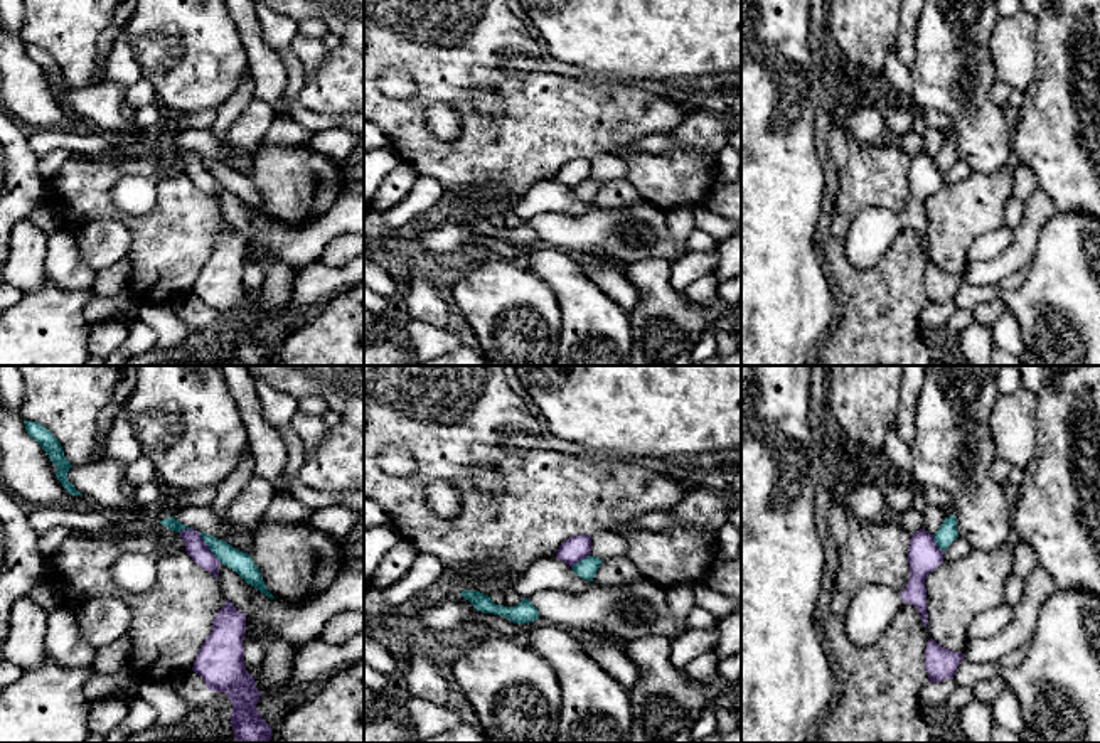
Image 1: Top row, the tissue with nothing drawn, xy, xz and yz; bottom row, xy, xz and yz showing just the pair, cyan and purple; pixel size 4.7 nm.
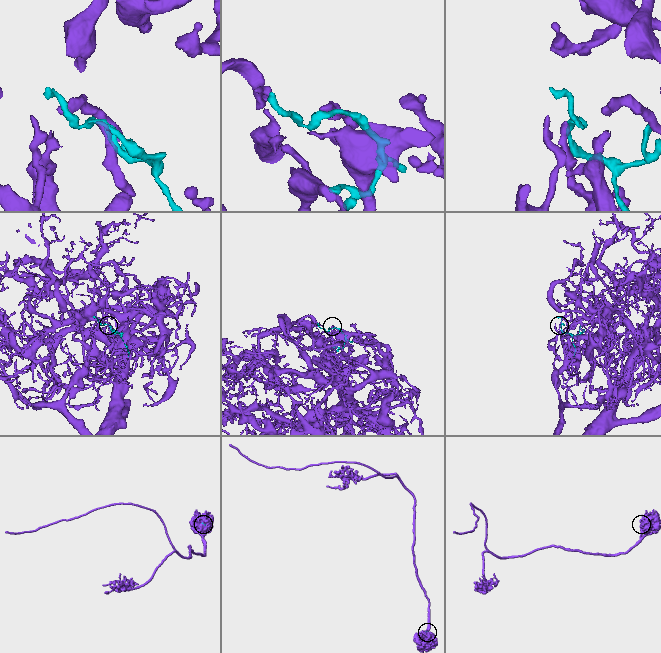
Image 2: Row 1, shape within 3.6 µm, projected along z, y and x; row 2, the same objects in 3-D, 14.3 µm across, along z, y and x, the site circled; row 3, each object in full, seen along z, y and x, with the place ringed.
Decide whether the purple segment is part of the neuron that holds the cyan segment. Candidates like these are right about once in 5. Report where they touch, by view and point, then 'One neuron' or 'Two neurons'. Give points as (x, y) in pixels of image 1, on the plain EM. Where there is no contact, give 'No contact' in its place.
Touches cyan at xy (209, 171). Two neurons

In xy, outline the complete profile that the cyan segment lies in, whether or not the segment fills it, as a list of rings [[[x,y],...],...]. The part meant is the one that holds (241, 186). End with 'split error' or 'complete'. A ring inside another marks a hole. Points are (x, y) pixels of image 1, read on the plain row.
[[[199,155],[204,162],[204,165],[209,168],[209,172],[214,175],[214,179],[227,190],[234,192],[248,207],[254,209],[261,216],[264,216],[268,221],[275,221],[264,204],[263,199],[254,187],[253,180],[248,175],[243,175],[231,167],[227,167],[222,162],[217,162],[211,157]]]; complete

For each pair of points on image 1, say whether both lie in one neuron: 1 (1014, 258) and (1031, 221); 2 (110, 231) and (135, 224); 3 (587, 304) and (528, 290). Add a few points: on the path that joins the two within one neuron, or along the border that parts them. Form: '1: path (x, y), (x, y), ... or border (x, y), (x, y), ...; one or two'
1: path (1021, 250), (1028, 229); one
2: border (86, 223), (118, 219), (130, 235), (128, 253); two
3: border (528, 268), (553, 292), (560, 310), (561, 336); two

